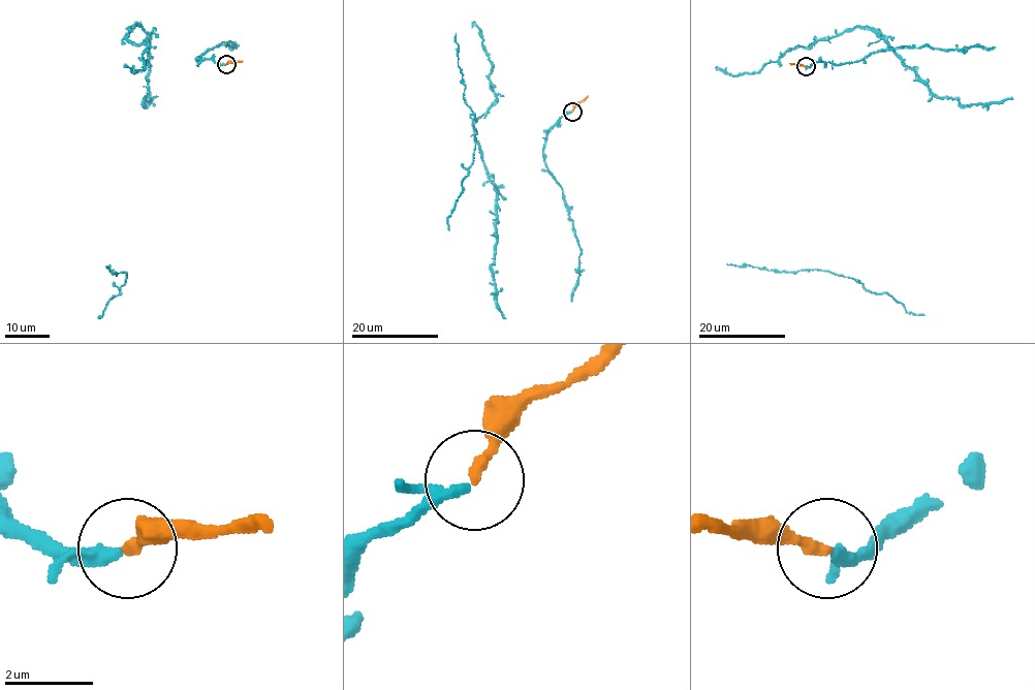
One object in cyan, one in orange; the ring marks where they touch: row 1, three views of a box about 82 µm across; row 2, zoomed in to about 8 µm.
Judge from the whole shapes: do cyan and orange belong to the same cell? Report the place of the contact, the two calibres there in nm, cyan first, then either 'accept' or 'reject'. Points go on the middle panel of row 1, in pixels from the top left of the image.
at (572, 112); 200 nm thick on the cyan side, 240 nm on the other; accept

